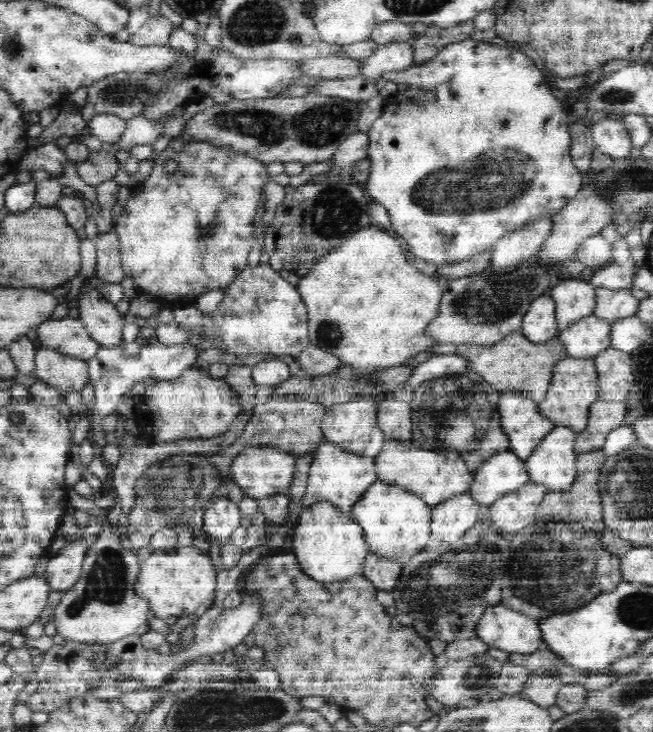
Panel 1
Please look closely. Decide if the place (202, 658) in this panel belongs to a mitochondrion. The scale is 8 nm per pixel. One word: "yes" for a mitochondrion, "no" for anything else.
no

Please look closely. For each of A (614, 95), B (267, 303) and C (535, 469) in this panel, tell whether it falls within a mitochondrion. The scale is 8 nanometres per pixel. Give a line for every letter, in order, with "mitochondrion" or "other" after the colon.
A: mitochondrion
B: other
C: other

